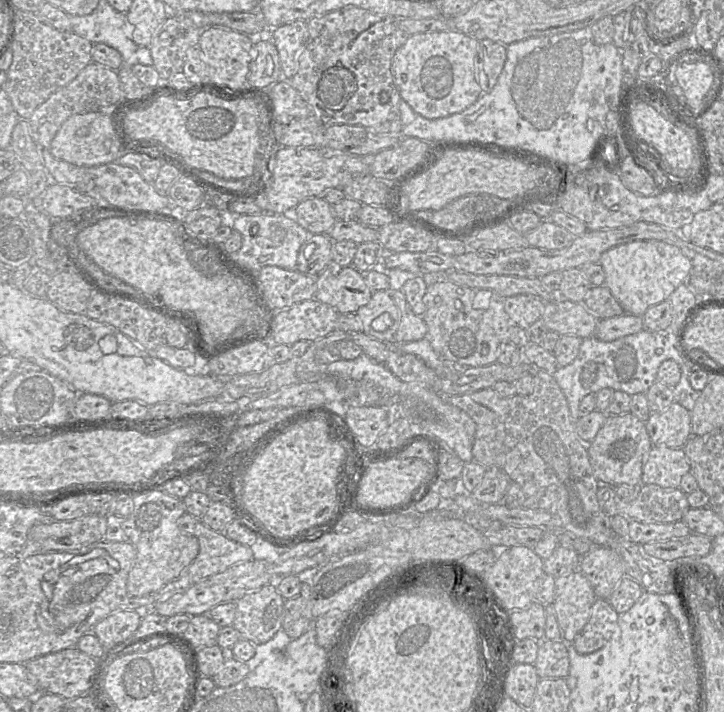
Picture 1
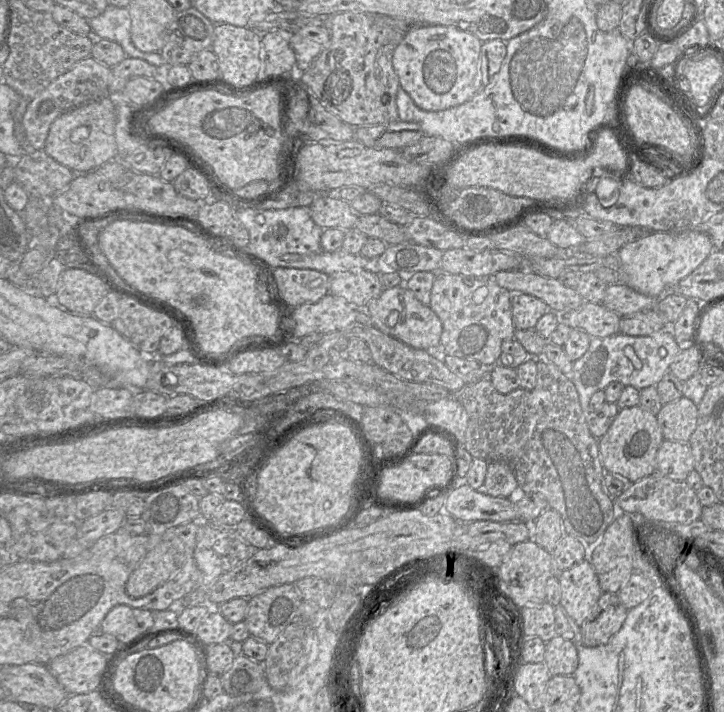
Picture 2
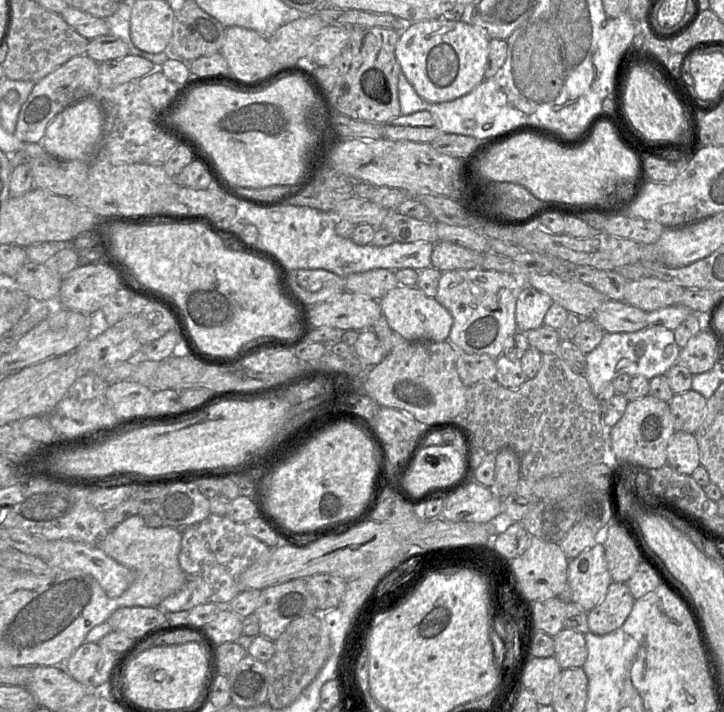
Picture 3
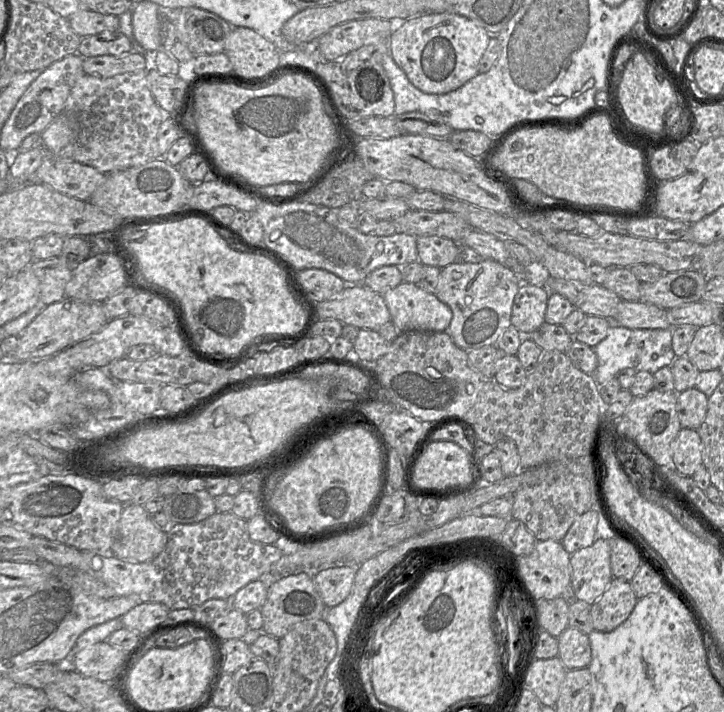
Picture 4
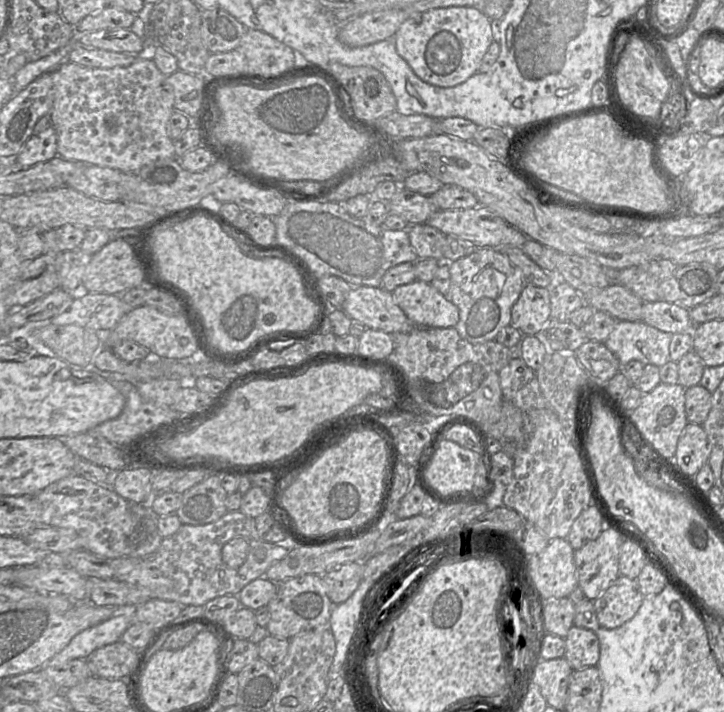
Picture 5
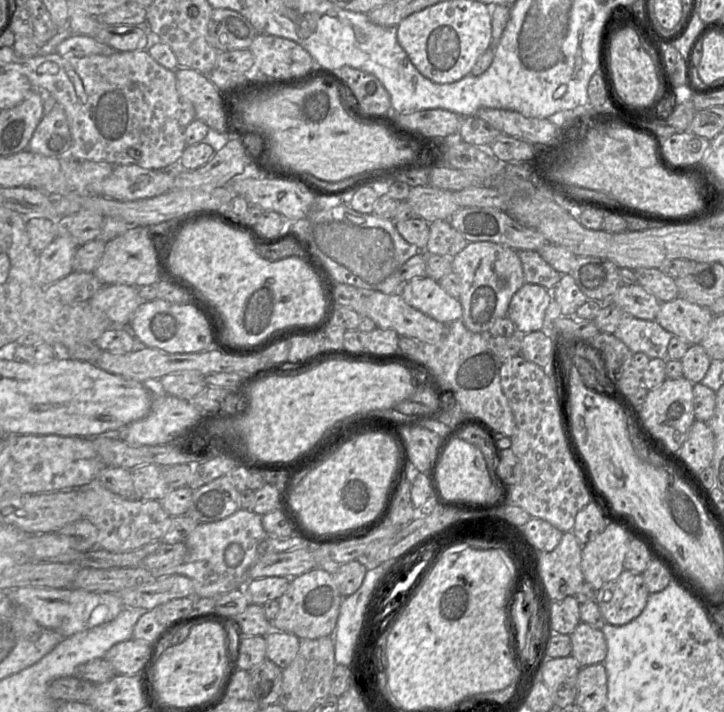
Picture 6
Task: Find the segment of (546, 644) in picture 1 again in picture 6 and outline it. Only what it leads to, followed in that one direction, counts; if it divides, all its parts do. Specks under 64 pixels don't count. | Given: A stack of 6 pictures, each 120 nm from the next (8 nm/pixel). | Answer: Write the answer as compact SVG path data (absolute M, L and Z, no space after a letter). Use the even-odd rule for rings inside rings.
M580 622L570 634L573 656L580 667L603 663L607 655L607 644L601 629Z

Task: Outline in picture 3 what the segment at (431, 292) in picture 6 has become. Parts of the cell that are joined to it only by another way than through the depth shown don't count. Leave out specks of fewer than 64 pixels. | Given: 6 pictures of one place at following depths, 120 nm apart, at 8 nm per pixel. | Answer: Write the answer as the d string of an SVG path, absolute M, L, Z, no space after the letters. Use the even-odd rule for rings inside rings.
M398 285L379 300L382 315L389 326L408 342L448 340L453 317L436 298L426 296L417 286L407 287Z

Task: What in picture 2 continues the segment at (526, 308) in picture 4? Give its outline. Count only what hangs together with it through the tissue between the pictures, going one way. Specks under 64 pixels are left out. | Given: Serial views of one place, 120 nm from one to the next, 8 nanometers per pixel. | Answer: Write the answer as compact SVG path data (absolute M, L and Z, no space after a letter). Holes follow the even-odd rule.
M513 293L511 307L516 330L534 329L538 320L549 311L544 301L525 293Z

